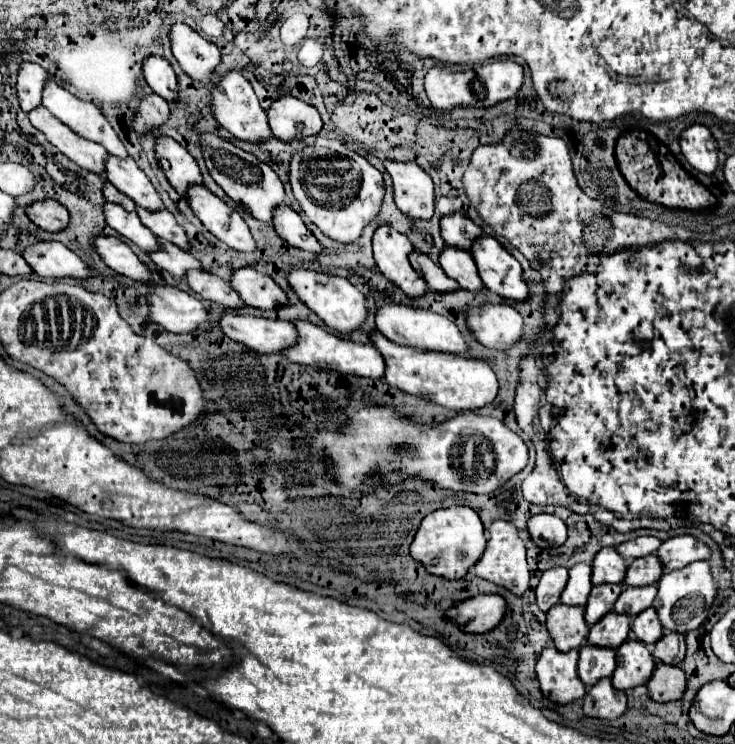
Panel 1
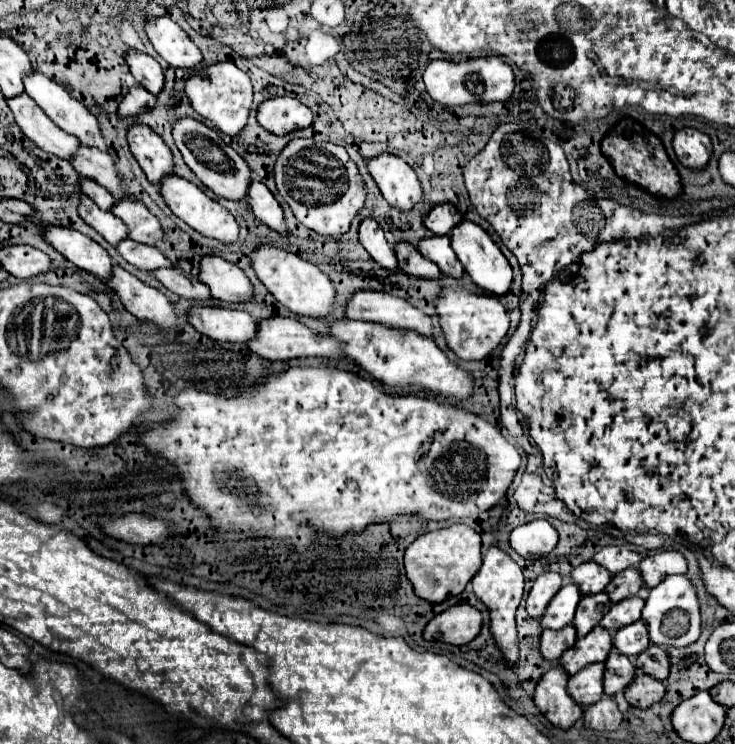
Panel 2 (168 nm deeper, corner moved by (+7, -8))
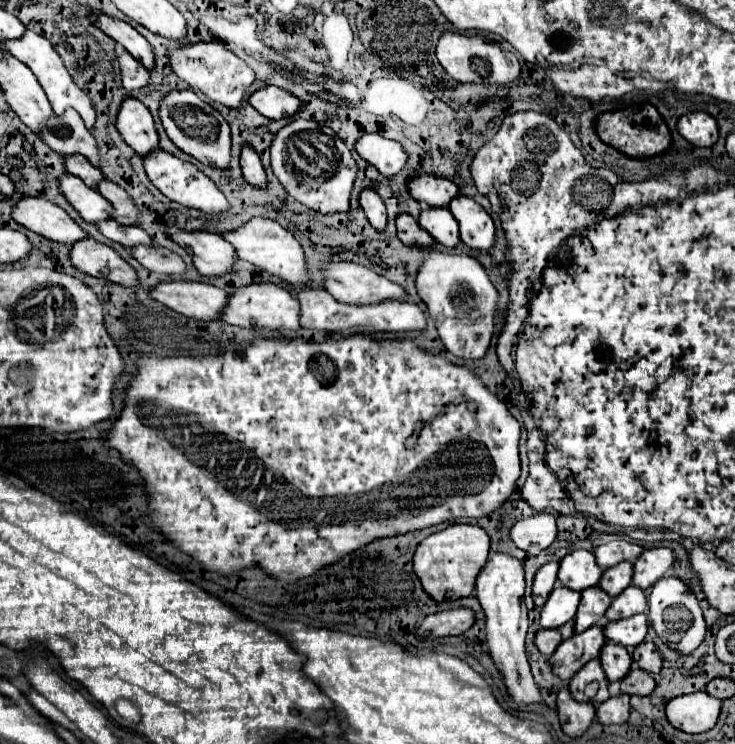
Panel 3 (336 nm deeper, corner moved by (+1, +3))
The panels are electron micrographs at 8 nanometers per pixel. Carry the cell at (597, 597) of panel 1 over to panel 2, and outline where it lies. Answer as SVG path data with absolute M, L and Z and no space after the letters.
M605 593L581 597L579 607L575 611L575 619L573 619L573 627L577 629L577 637L581 639L595 625L599 625L601 617L609 611L609 607L611 607L611 601L609 601L609 597Z

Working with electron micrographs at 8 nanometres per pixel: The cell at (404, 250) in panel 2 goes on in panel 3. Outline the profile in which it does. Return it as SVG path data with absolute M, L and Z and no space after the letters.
M399 214L397 216L397 238L405 246L423 246L429 248L435 244L435 240L419 228L419 224L409 216L409 214Z

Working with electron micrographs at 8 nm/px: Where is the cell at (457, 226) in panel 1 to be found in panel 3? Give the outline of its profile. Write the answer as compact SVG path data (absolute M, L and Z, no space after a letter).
M417 174L409 180L411 196L419 202L425 202L431 208L447 208L449 202L459 196L459 188L445 178L429 176L429 174Z

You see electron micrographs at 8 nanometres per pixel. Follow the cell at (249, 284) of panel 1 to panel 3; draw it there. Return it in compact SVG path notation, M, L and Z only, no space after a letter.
M171 228L169 236L193 256L193 264L201 276L211 278L233 272L237 256L223 236L209 232L185 232L177 228Z

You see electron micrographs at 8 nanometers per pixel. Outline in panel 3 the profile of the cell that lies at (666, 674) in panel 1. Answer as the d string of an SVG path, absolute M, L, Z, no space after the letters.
M635 668L621 680L621 692L637 694L637 696L649 696L655 690L655 684L657 682L649 672L643 672L641 668Z

